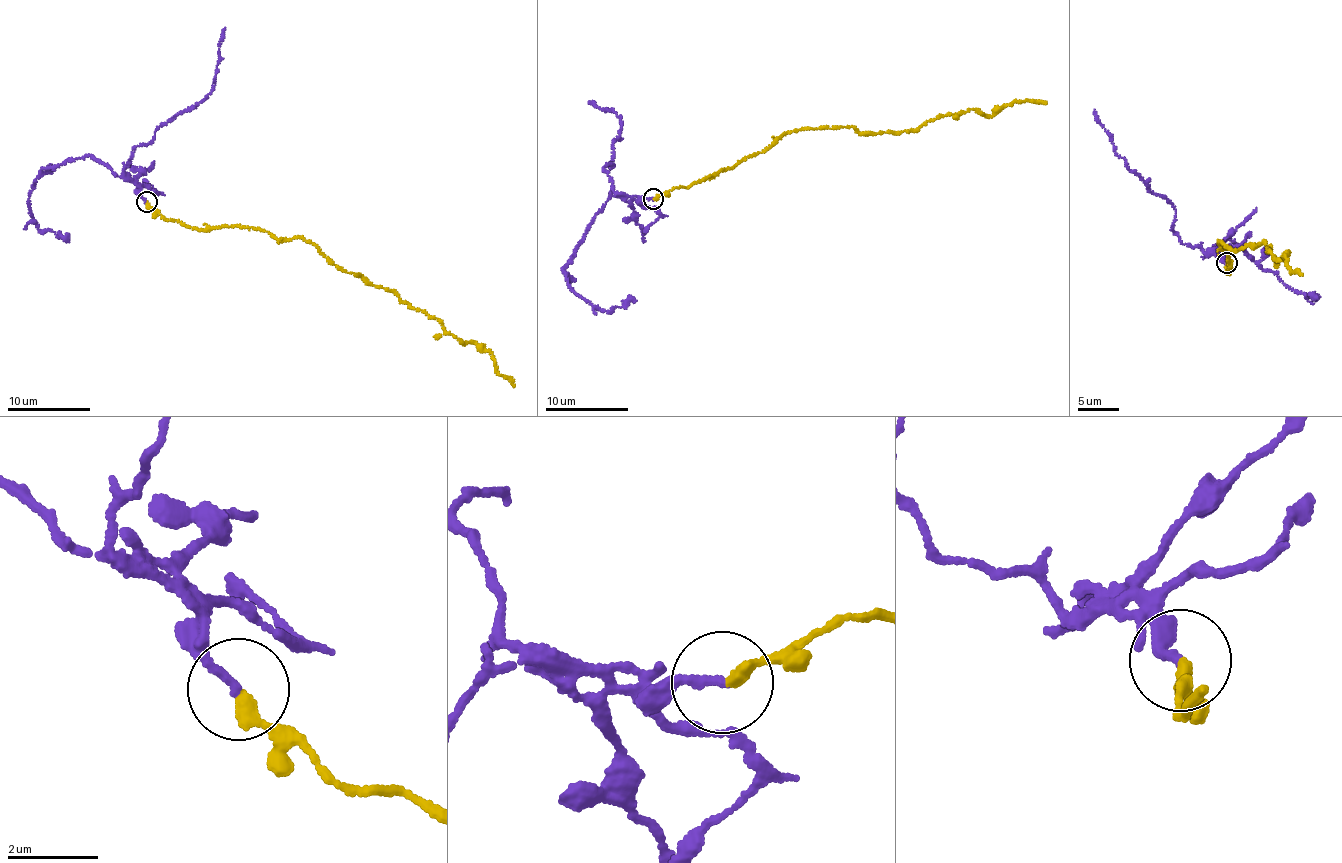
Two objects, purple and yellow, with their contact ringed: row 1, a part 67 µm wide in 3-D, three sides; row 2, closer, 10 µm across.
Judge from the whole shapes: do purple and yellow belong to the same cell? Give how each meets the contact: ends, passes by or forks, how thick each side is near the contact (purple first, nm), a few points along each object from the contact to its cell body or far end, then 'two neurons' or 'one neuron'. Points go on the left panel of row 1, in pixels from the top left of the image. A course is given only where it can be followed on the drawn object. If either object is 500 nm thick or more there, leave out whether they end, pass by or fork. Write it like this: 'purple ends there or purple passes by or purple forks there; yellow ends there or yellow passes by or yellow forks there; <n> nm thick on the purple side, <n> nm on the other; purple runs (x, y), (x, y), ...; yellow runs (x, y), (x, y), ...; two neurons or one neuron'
purple ends there; yellow ends there; 170 nm thick on the purple side, 280 nm on the other; purple runs (147, 201), (133, 182), (90, 155), (41, 170), (28, 199), (33, 220), (43, 230), (59, 234), (69, 242); yellow runs (147, 201), (166, 218), (194, 228), (247, 226), (312, 242), (347, 272), (394, 292), (492, 355), (513, 387); two neurons

